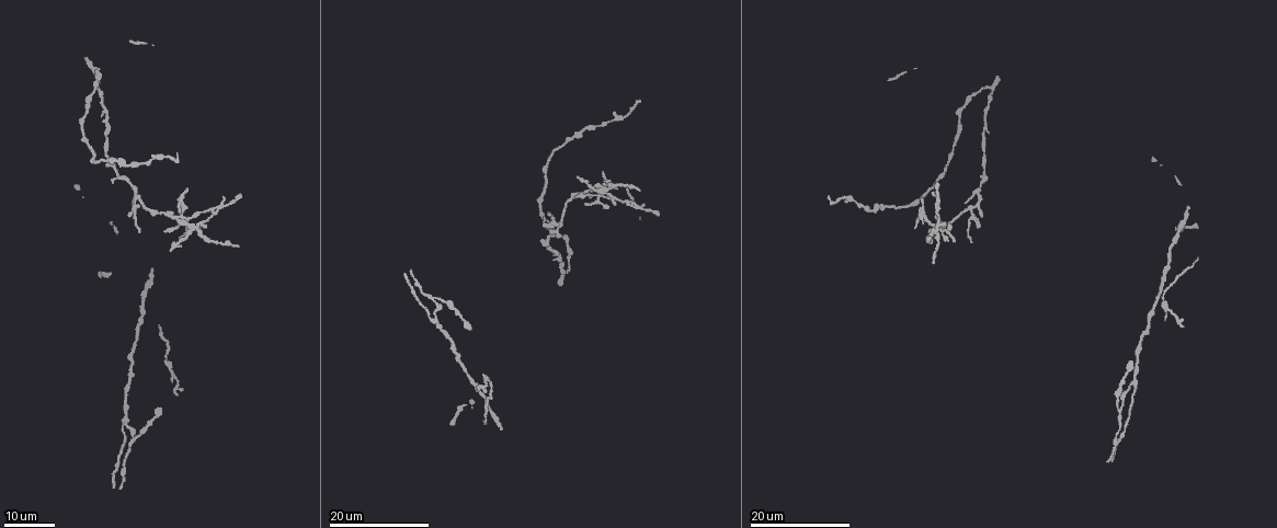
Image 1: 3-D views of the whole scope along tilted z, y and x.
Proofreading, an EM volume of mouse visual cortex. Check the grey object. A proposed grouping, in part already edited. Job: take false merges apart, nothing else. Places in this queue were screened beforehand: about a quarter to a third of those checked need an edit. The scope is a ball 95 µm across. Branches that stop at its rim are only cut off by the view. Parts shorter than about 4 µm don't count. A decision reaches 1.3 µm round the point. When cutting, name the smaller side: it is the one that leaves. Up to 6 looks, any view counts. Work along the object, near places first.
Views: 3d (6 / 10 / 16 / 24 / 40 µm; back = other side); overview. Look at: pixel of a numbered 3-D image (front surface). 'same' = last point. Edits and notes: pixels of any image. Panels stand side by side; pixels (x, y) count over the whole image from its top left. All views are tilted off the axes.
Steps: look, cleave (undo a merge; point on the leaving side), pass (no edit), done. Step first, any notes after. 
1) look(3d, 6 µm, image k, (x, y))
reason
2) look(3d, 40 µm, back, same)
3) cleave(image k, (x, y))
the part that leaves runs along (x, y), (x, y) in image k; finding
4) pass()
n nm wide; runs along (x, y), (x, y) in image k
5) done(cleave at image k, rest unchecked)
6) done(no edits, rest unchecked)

look(3d, 24 µm, image 1, (1161, 295))

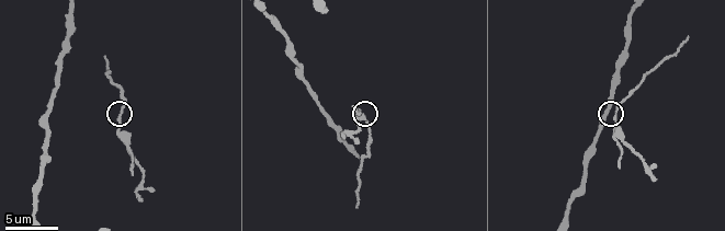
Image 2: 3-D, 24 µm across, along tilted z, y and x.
look(3d, 6 µm, image 2, (118, 118))
zoom in

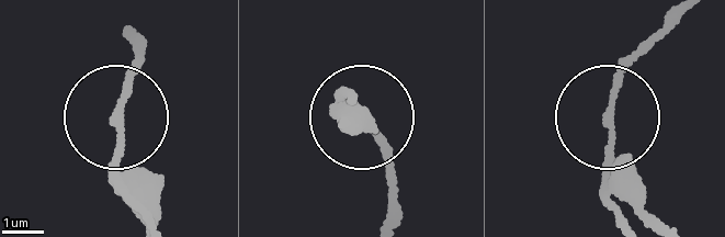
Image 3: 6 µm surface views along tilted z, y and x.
pass()
all the same neuron

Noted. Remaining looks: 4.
look(3d, 16 µm, image 1, (128, 445))
a fork

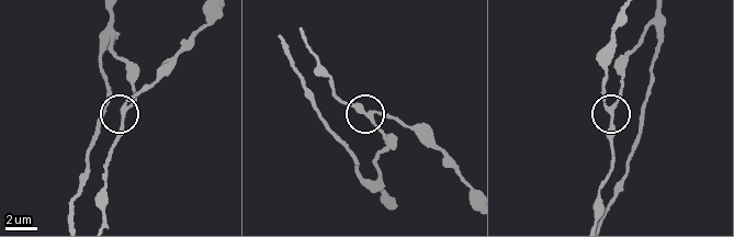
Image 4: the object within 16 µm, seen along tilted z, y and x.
look(3d, 10 µm, image 4, (370, 112))

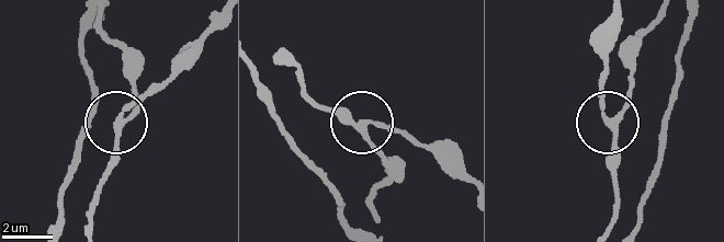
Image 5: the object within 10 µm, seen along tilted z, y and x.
pass()
170 nm wide; runs along (100, 21), (127, 60), (135, 94), (115, 129), (109, 176) in image 5; all the same neuron

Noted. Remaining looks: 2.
look(3d, 24 µm, image 1, (1131, 383))
three-way junction

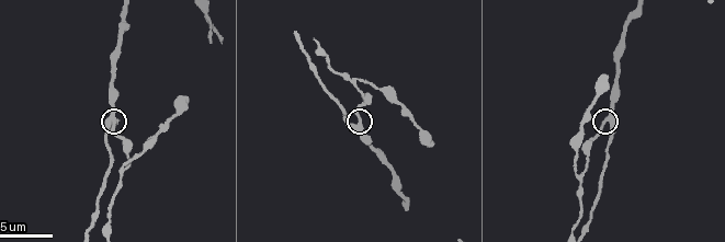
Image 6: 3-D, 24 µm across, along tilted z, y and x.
look(3d, 10 µm, image 6, (608, 117))

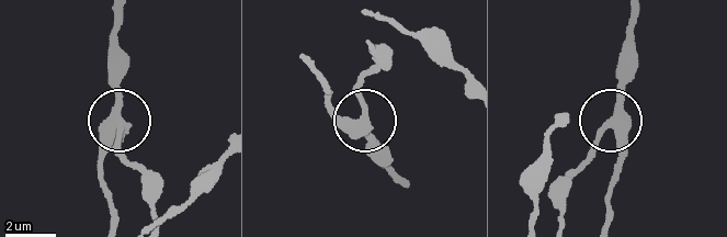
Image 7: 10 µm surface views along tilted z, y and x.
pass()
runs along (635, 17), (624, 101), (612, 120), (616, 182) in image 7; all the same neuron

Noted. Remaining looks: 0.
done(no edits, rest unchecked)

